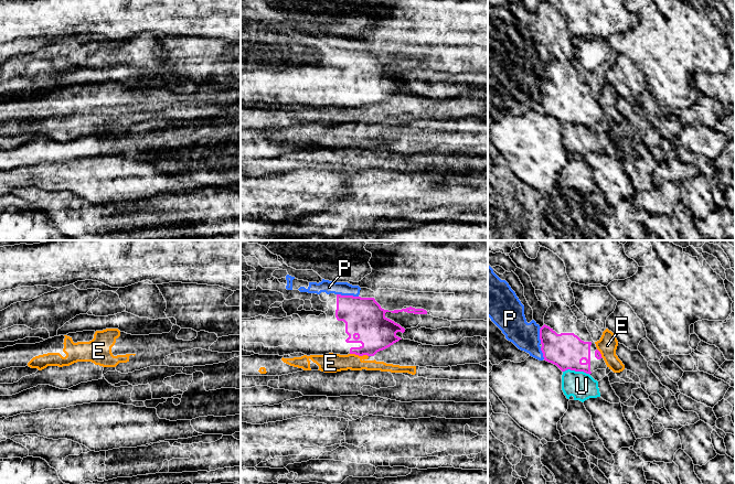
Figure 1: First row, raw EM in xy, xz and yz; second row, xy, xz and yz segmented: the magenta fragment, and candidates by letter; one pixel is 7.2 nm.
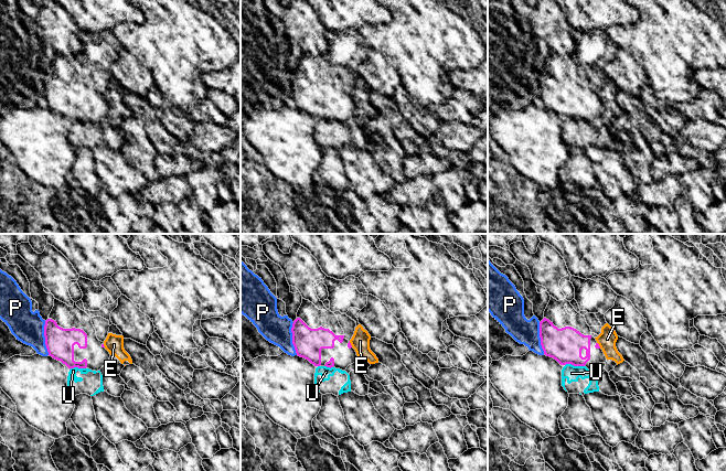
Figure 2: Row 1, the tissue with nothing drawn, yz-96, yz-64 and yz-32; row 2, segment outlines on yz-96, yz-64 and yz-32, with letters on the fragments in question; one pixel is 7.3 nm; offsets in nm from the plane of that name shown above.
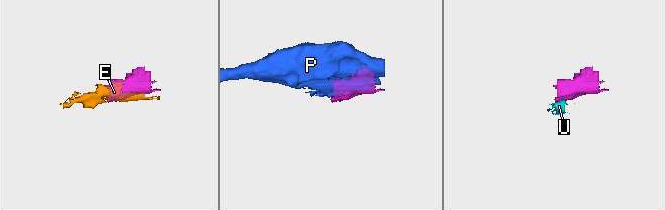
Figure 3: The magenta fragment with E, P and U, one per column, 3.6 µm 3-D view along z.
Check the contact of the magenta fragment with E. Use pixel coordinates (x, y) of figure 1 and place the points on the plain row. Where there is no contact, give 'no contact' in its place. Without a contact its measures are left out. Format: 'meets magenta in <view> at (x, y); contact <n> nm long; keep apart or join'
meets magenta in xz at (359, 108); contact 140 nm long; keep apart

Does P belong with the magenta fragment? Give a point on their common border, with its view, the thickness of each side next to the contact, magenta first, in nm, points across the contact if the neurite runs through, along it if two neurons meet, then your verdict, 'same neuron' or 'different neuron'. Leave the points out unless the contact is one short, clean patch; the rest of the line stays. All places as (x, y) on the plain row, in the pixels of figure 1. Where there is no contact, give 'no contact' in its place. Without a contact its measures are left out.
xz (348, 49) | 280/100 nm | different neuron

